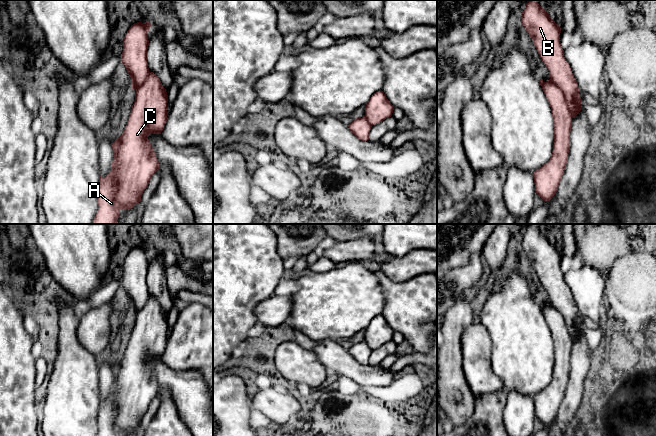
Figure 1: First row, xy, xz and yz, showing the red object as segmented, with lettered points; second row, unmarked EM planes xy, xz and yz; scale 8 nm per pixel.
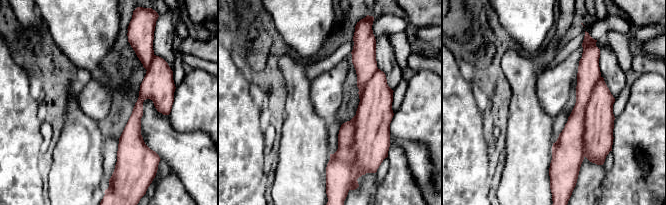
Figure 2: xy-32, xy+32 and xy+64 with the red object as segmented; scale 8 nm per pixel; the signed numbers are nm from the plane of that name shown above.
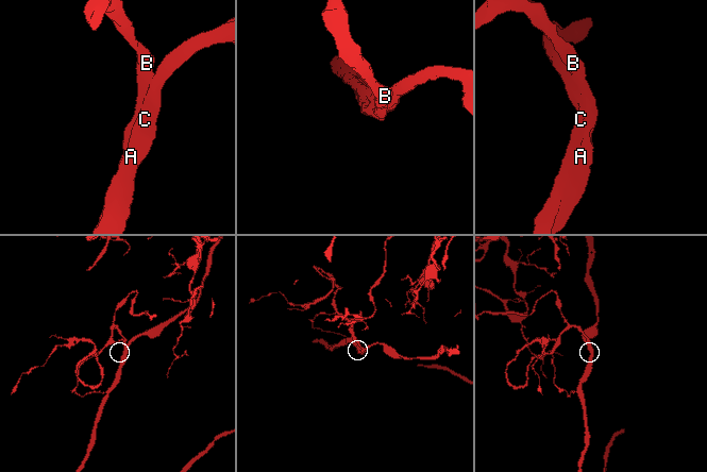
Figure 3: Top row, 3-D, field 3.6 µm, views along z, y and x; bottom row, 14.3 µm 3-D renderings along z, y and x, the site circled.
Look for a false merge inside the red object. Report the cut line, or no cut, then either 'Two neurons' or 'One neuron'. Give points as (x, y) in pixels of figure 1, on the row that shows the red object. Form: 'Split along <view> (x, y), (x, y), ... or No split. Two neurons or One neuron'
No split. One neuron

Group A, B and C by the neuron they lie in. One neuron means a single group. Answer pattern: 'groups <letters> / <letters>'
groups A B C

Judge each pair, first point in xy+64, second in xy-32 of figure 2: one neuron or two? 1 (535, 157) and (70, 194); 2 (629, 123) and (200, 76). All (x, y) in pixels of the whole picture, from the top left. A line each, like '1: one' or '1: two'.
1: one
2: one

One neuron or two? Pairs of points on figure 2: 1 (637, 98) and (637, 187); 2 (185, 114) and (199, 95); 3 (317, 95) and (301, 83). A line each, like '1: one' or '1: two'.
1: one
2: one
3: two

